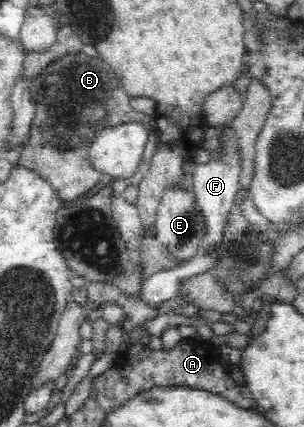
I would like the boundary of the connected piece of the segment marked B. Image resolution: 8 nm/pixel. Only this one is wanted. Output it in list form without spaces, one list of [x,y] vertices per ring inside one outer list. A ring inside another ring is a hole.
[[[83,51],[59,56],[33,79],[31,98],[34,102],[34,115],[32,115],[28,143],[24,146],[18,165],[31,170],[50,183],[61,202],[73,202],[98,185],[101,173],[93,169],[88,157],[98,131],[126,123],[140,123],[156,129],[156,115],[144,116],[134,110],[131,106],[131,97],[120,85],[120,80],[116,79],[116,74],[108,64],[86,55]]]

